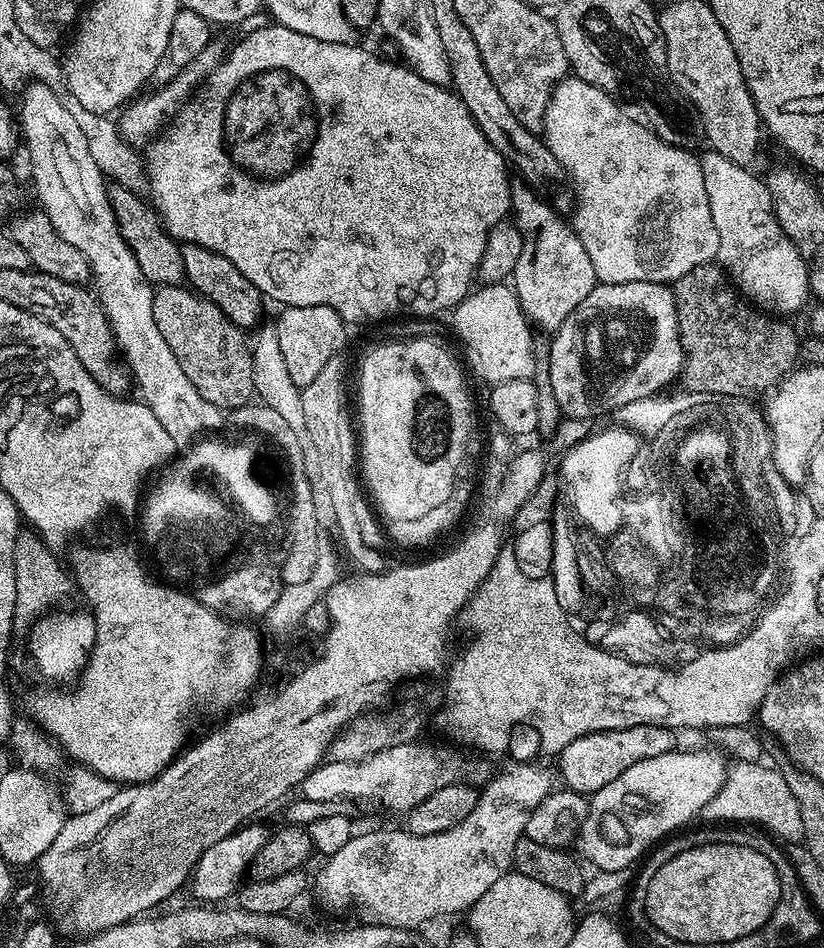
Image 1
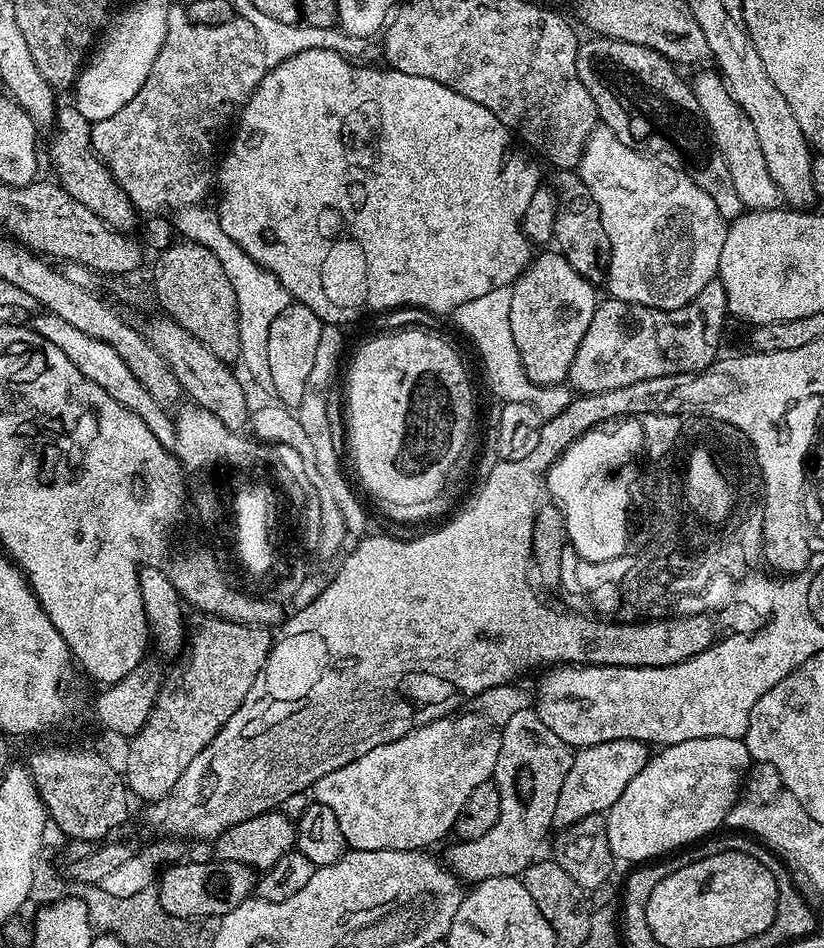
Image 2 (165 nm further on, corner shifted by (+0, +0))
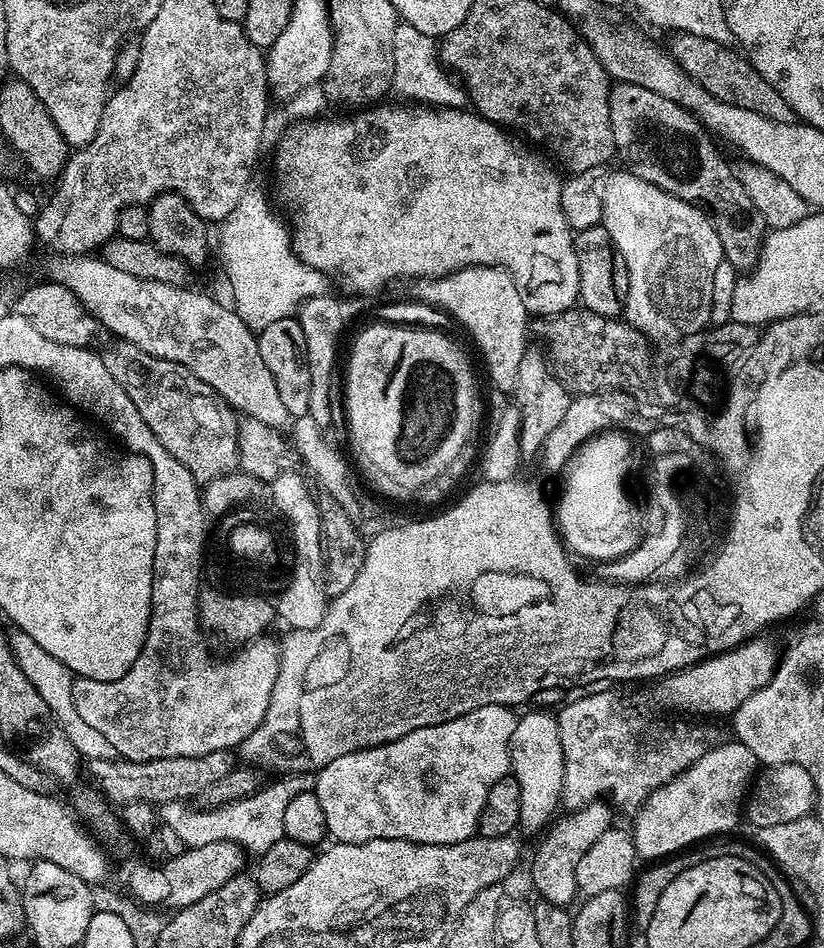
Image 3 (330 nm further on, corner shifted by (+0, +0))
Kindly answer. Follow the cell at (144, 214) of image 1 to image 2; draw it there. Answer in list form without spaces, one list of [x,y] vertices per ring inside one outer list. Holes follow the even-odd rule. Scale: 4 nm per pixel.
[[[75,106],[61,107],[57,111],[54,121],[56,133],[53,134],[52,145],[48,148],[48,156],[52,159],[52,168],[56,171],[57,177],[55,176],[55,179],[64,192],[70,194],[70,198],[82,202],[82,206],[86,206],[86,210],[90,210],[90,214],[98,214],[98,218],[102,218],[102,222],[106,222],[118,232],[131,233],[131,228],[134,227],[133,229],[135,229],[137,227],[138,213],[136,207],[132,205],[130,198],[126,198],[126,194],[118,186],[118,182],[110,174],[108,167],[97,159],[96,152],[92,148],[92,125],[93,121],[82,118],[82,114],[78,114]]]

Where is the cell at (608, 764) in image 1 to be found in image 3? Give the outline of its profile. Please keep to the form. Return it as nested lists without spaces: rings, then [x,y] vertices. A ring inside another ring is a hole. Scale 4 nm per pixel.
[[[593,802],[569,811],[564,814],[568,816],[562,817],[560,821],[557,819],[543,833],[545,836],[541,838],[540,845],[537,846],[536,853],[532,856],[532,884],[536,887],[541,901],[568,906],[571,905],[572,899],[577,899],[578,862],[581,860],[582,854],[586,854],[586,850],[590,850],[590,846],[594,846],[594,842],[598,842],[598,838],[602,838],[602,834],[606,834],[606,830],[613,827],[614,824],[613,809],[607,803],[605,804],[604,802]]]

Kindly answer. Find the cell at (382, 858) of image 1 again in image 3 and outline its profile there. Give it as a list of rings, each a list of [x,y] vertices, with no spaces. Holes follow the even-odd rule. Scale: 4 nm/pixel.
[[[528,710],[523,714],[528,720],[520,716],[514,726],[514,734],[510,738],[512,763],[510,775],[518,782],[518,790],[522,790],[519,827],[543,829],[553,819],[552,811],[556,807],[559,809],[562,804],[560,799],[564,785],[562,738],[558,734],[558,722],[551,711],[548,713]]]

